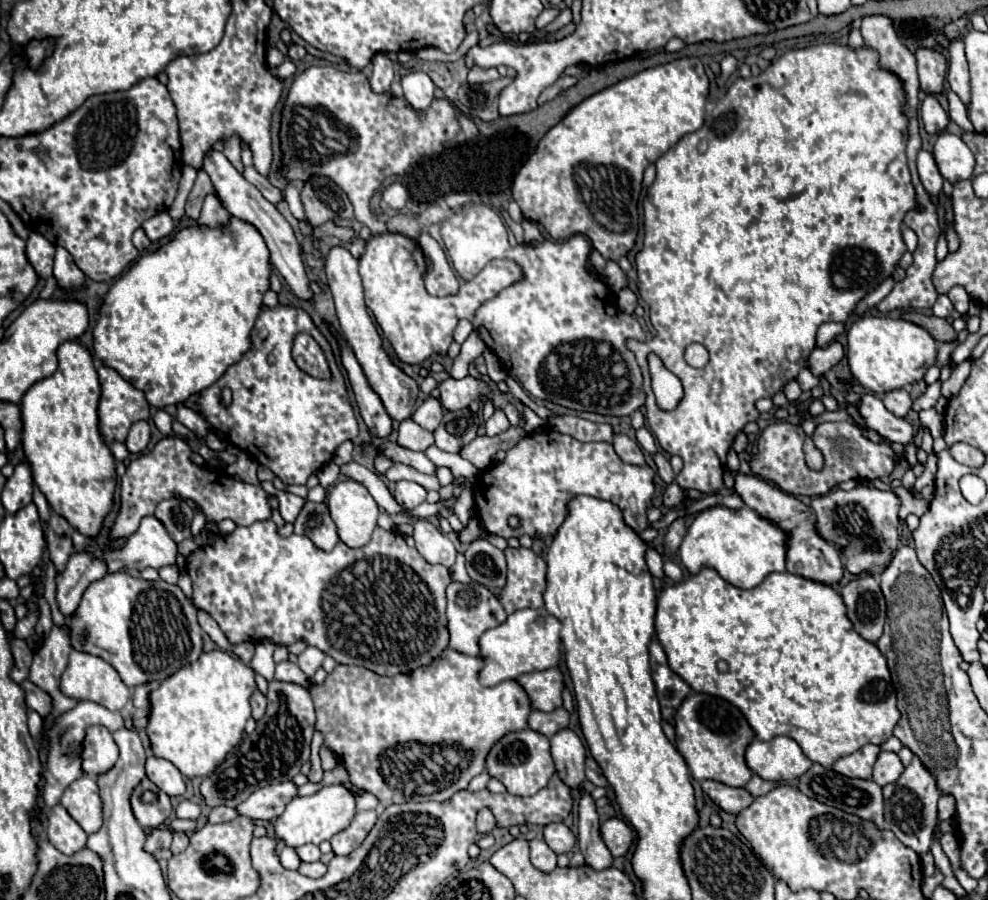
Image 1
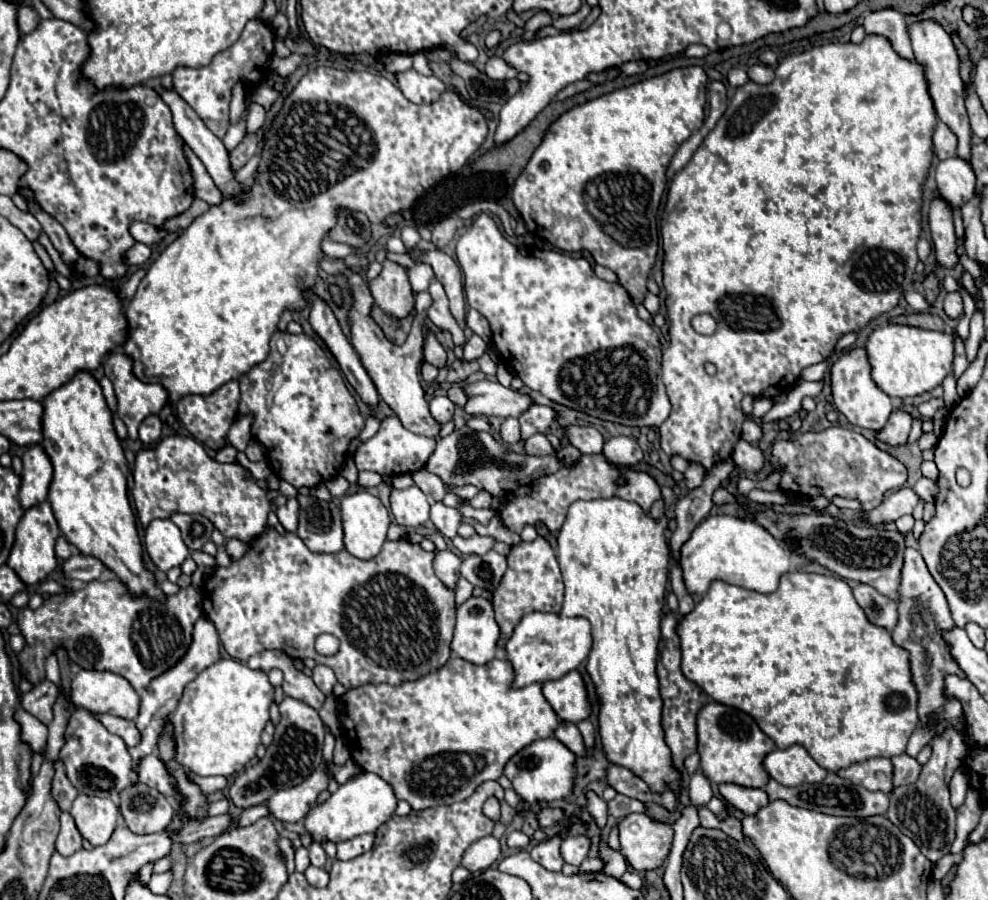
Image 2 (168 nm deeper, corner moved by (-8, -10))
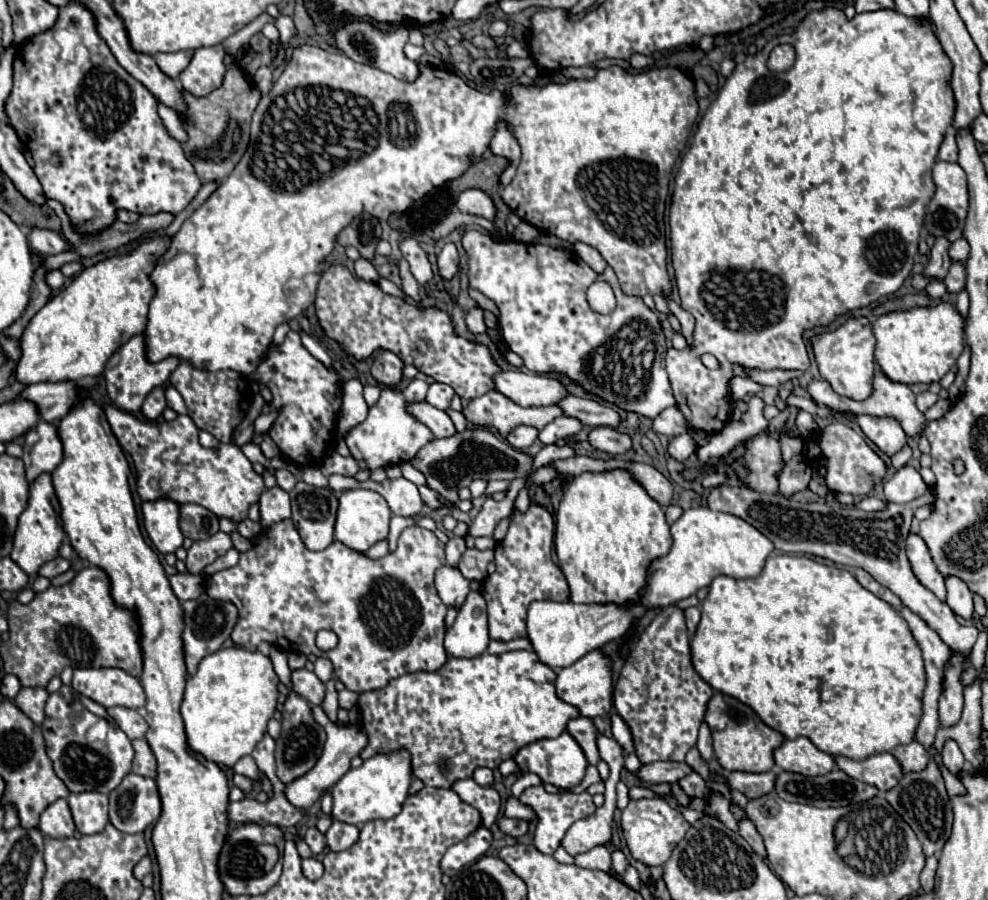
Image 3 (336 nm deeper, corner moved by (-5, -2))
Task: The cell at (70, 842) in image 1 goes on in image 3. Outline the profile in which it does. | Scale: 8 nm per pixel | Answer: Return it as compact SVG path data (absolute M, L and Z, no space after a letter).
M56 799L40 815L40 831L48 837L72 837L76 827L66 799Z

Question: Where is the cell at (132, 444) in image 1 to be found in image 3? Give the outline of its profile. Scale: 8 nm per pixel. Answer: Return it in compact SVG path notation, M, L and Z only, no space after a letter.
M154 387L154 389L148 393L148 397L146 397L144 405L142 405L142 415L144 415L146 419L150 419L150 421L156 421L156 419L162 415L164 409L166 409L164 387Z

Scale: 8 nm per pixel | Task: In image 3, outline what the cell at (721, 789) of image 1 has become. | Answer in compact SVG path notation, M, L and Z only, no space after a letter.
M734 771L728 773L728 785L732 789L742 791L748 799L762 797L774 789L776 783L776 771L764 771L764 773L746 773L746 771Z

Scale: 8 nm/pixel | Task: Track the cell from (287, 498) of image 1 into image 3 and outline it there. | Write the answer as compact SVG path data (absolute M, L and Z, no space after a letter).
M278 487L264 489L258 505L260 505L260 525L262 525L262 529L290 517L290 496Z

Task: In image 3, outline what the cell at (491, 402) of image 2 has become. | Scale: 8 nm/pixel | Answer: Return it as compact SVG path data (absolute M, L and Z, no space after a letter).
M502 371L498 377L494 377L494 383L496 391L504 393L522 407L556 405L564 397L568 397L568 391L560 379L538 373Z

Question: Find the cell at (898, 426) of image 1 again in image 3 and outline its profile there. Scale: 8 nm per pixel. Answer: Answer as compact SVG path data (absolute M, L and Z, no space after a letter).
M848 317L844 325L840 325L834 331L814 335L810 343L822 379L826 379L838 395L854 397L856 401L870 397L870 377L874 377L876 371L874 367L876 339L872 333L872 325L866 317Z

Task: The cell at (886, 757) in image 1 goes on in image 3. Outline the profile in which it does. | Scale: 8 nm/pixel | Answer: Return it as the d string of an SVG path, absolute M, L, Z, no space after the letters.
M912 741L908 745L898 745L892 753L894 753L894 757L898 757L898 761L906 773L922 771L922 769L926 769L926 765L930 761L930 753L918 741Z

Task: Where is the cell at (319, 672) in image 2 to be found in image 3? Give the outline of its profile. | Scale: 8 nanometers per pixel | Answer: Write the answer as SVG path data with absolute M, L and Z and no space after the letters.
M320 657L320 659L316 659L316 663L314 663L314 673L318 675L318 679L320 679L320 681L324 681L324 683L326 683L326 681L332 677L332 673L334 673L334 671L332 671L330 661Z

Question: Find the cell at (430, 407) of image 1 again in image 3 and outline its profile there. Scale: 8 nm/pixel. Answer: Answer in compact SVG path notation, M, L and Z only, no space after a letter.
M432 383L430 389L428 389L428 395L426 395L426 401L436 407L436 409L442 409L446 411L450 407L450 399L454 395L454 389L446 383Z

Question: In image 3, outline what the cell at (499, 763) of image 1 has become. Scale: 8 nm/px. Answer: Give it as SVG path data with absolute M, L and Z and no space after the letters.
M564 731L556 739L542 739L542 741L536 741L534 745L526 745L526 749L520 749L514 759L518 763L518 769L522 769L524 773L536 773L544 783L552 783L554 787L562 787L562 789L580 785L588 767L588 759L582 747L568 731Z

